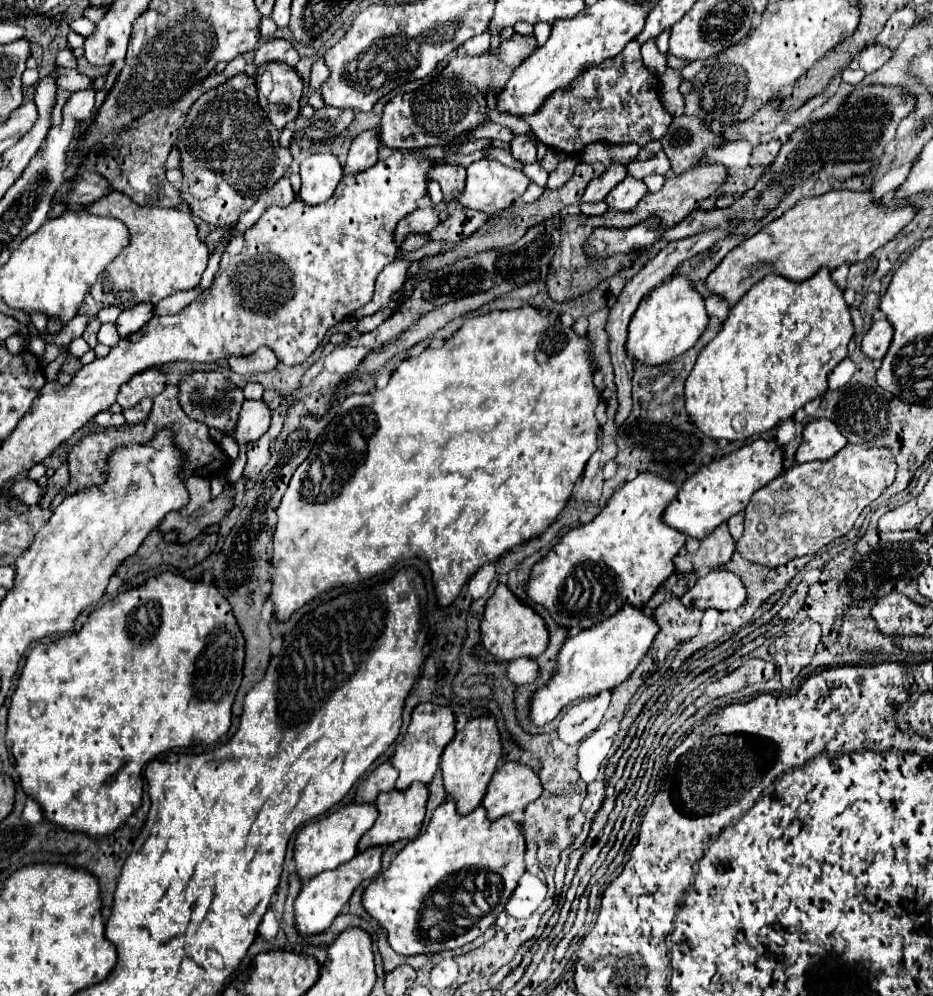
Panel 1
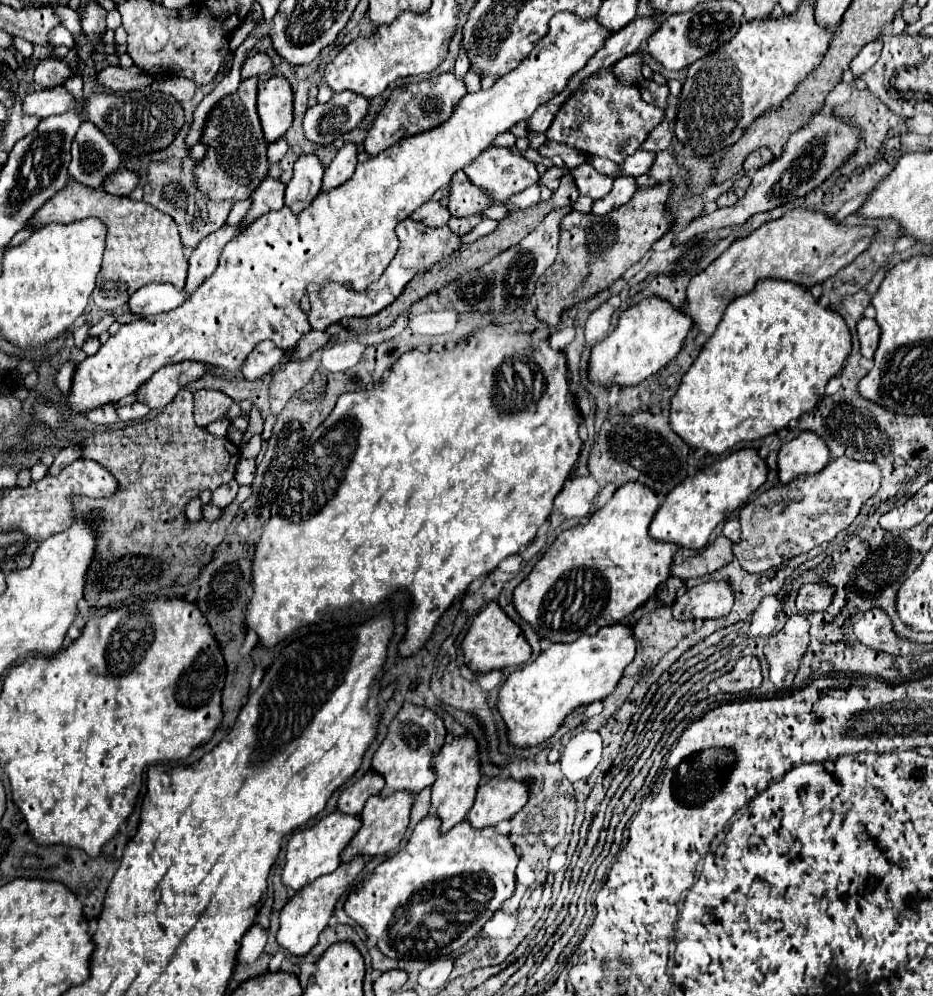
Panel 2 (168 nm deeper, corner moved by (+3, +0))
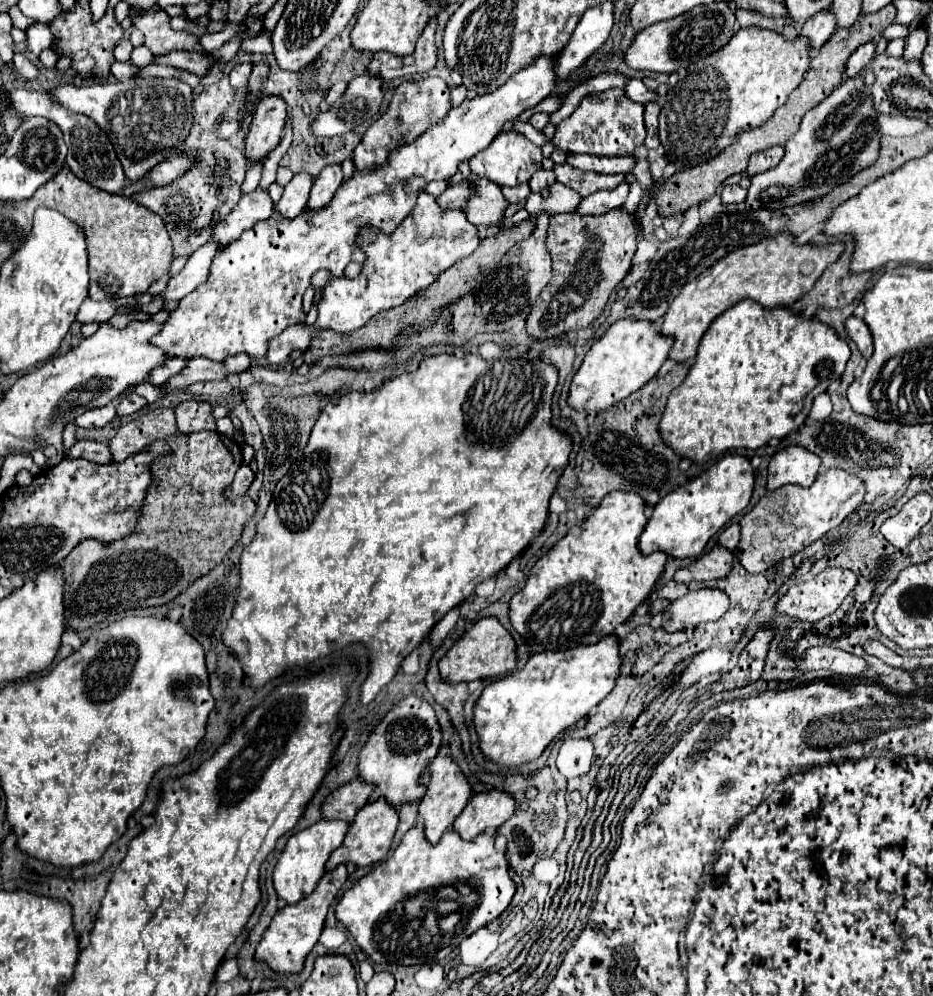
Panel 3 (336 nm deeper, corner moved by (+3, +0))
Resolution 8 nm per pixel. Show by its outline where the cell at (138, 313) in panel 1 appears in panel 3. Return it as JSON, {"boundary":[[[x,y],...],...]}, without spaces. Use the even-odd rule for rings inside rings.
{"boundary":[[[211,239],[205,245],[201,245],[187,261],[187,265],[175,275],[171,277],[167,289],[163,293],[159,293],[161,297],[165,297],[167,301],[179,301],[185,295],[189,295],[191,291],[197,289],[197,285],[205,283],[209,277],[209,267],[213,257],[217,255],[217,251],[221,249],[221,245]]]}

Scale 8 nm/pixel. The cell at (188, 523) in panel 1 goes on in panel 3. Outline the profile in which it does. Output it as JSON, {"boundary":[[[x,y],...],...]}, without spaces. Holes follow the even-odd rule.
{"boundary":[[[241,465],[241,467],[239,467],[239,471],[237,471],[237,475],[235,475],[233,489],[231,489],[229,493],[239,493],[239,495],[247,493],[247,489],[249,489],[249,485],[251,485],[253,477],[255,477],[255,473],[251,471],[251,467],[249,467],[249,465]]]}

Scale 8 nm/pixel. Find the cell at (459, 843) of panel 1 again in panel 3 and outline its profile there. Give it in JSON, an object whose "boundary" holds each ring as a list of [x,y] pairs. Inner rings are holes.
{"boundary":[[[415,825],[403,835],[401,843],[385,861],[381,861],[381,865],[343,893],[341,901],[335,905],[335,917],[355,937],[361,951],[371,957],[375,965],[423,965],[441,961],[451,955],[465,937],[481,929],[481,925],[497,919],[515,895],[515,883],[507,871],[507,857],[505,853],[499,853],[493,843],[495,833],[491,831],[481,833],[481,837],[475,841],[463,841],[453,829],[449,829],[443,833],[437,845],[431,845],[425,839],[423,827]],[[421,925],[437,925],[441,931],[441,945],[403,945],[403,935],[413,935],[413,939],[417,939],[417,929]]]}

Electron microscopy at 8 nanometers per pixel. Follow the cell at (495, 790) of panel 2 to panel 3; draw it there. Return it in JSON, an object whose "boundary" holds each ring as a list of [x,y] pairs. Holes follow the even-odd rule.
{"boundary":[[[487,791],[477,793],[469,799],[467,807],[453,821],[453,831],[457,831],[463,839],[473,839],[479,833],[501,827],[515,811],[515,801],[505,791]]]}

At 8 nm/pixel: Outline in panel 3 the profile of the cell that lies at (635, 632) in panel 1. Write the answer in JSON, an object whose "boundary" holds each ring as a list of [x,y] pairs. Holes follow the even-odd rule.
{"boundary":[[[607,635],[595,645],[583,645],[563,653],[543,651],[531,655],[523,669],[513,671],[501,677],[499,681],[495,679],[483,689],[481,697],[477,699],[473,707],[473,723],[479,737],[481,753],[501,767],[519,767],[523,763],[535,761],[561,731],[581,721],[591,707],[599,705],[611,693],[611,689],[615,687],[619,667],[621,667],[619,641],[615,635]]]}

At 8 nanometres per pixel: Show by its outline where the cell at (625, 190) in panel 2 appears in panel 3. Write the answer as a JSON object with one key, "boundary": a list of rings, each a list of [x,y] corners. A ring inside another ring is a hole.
{"boundary":[[[623,181],[617,189],[611,191],[597,191],[585,199],[581,199],[581,203],[577,205],[577,213],[583,215],[603,215],[611,209],[619,209],[623,205],[623,201],[629,195],[629,185]]]}

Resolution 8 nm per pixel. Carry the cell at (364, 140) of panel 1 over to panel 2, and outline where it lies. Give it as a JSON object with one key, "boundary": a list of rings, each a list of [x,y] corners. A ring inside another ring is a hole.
{"boundary":[[[353,143],[343,145],[343,149],[337,153],[333,163],[325,171],[323,189],[339,187],[347,179],[351,179],[351,175],[355,173],[355,167],[357,167],[357,153],[359,153],[357,145],[353,145]]]}

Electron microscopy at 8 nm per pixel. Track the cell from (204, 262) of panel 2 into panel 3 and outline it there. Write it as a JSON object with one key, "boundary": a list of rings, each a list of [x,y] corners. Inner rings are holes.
{"boundary":[[[257,187],[253,193],[241,197],[241,201],[233,207],[233,211],[225,217],[225,221],[213,227],[213,237],[221,245],[229,245],[239,239],[243,231],[251,229],[257,221],[263,221],[271,215],[271,197],[267,189]]]}

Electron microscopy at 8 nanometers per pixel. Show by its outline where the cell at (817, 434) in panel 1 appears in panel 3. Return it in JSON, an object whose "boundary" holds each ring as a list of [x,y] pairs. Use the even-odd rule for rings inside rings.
{"boundary":[[[785,447],[777,451],[767,467],[767,491],[787,483],[809,487],[819,473],[821,459],[805,447]]]}

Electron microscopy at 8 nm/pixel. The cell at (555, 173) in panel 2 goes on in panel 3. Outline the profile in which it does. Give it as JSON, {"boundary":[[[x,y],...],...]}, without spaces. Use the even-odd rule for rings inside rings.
{"boundary":[[[539,169],[531,179],[529,179],[529,187],[533,193],[539,193],[543,189],[547,189],[549,185],[555,183],[555,175],[553,171],[545,171],[545,169]]]}

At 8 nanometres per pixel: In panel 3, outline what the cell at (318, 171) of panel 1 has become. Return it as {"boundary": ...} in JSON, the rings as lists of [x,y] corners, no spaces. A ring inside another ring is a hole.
{"boundary":[[[297,173],[283,191],[281,201],[275,205],[277,213],[281,213],[281,217],[293,219],[299,213],[303,213],[309,193],[311,193],[311,185],[313,185],[313,177],[307,173]]]}

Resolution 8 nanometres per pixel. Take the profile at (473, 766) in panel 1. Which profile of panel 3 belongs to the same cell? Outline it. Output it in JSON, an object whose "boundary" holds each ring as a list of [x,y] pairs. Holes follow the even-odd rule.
{"boundary":[[[437,755],[433,763],[427,767],[427,781],[425,781],[425,797],[419,803],[419,819],[425,827],[425,837],[429,843],[437,843],[445,829],[451,827],[455,817],[465,809],[469,797],[471,797],[471,787],[457,767],[457,763],[447,757],[447,755]]]}

